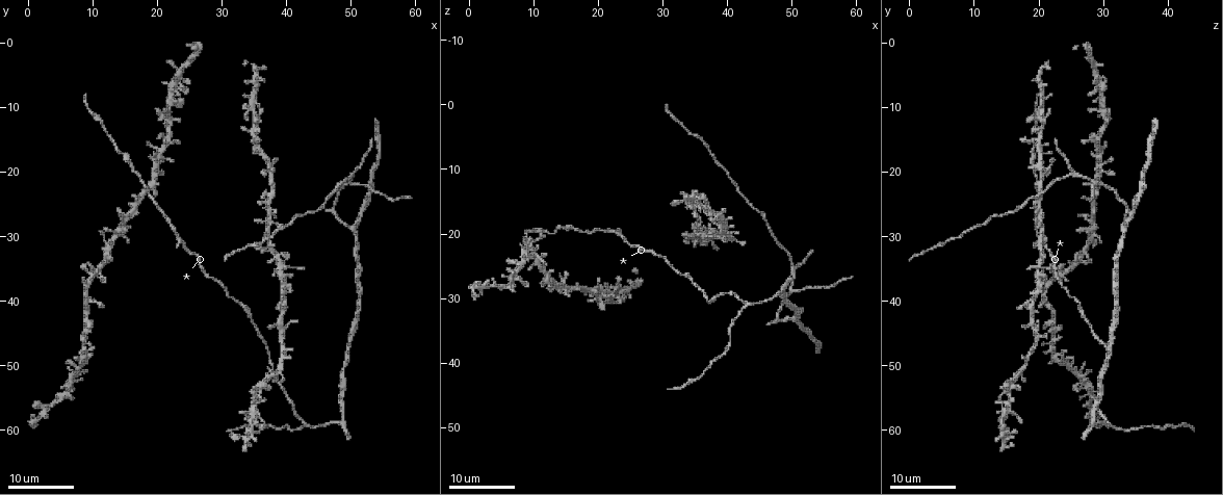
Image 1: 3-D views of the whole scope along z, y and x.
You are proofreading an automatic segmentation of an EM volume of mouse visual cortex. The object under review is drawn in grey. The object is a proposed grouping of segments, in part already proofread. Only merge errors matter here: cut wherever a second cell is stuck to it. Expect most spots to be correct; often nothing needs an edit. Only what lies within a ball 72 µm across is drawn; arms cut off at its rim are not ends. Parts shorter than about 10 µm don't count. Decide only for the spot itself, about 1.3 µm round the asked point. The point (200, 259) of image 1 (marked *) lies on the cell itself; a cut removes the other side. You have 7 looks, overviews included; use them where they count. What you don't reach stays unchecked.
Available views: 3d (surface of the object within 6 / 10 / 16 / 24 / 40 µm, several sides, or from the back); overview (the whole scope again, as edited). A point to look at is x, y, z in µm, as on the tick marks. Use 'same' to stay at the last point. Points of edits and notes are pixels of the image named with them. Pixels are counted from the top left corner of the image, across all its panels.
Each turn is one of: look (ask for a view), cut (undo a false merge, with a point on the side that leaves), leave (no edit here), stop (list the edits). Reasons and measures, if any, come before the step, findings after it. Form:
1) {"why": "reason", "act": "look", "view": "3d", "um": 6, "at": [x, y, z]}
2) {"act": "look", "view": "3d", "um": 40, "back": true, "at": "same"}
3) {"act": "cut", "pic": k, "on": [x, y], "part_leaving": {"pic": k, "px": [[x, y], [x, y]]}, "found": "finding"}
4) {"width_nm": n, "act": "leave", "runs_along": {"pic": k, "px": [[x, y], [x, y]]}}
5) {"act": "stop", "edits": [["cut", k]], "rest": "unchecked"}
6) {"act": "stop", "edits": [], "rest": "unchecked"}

{"why": "arms part here", "act": "look", "view": "3d", "um": 16, "at": [50.0, 28.5, 33.0]}

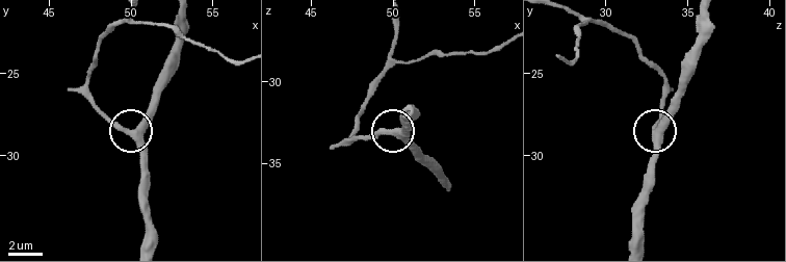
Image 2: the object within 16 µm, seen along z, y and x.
{"act": "look", "view": "3d", "um": 6, "at": [50.2, 28.6, 33.2]}

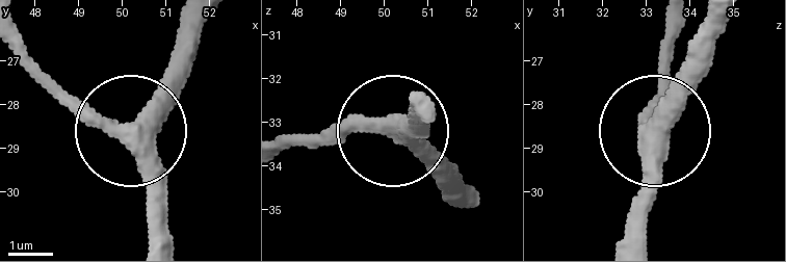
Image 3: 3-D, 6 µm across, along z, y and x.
{"act": "look", "view": "3d", "um": 6, "back": true, "at": [50.30, 28.55, 33.20]}

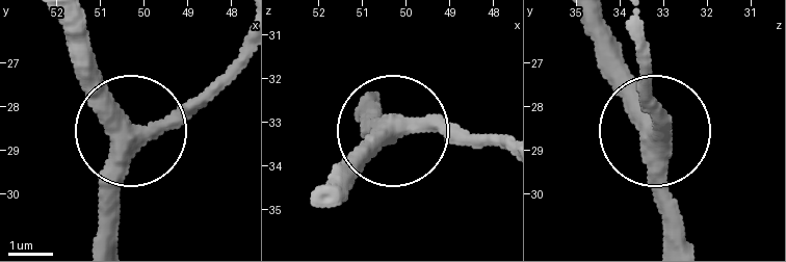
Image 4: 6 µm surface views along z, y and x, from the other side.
{"side_arm_um": 20, "act": "leave", "runs_along": {"pic": 4, "px": [[110, 236], [132, 125], [73, 61]]}, "found": "all the same cell"}

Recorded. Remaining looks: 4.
{"why": "sudden change in width", "act": "look", "view": "3d", "um": 24, "at": [50.5, 20.0, 25.0]}

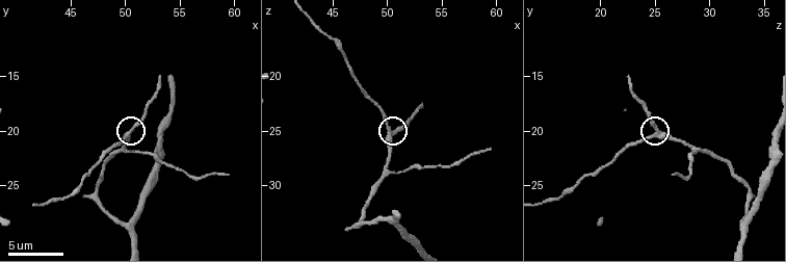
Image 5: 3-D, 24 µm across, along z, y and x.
{"act": "look", "view": "3d", "um": 10, "at": [50.0, 20.4, 25.0]}

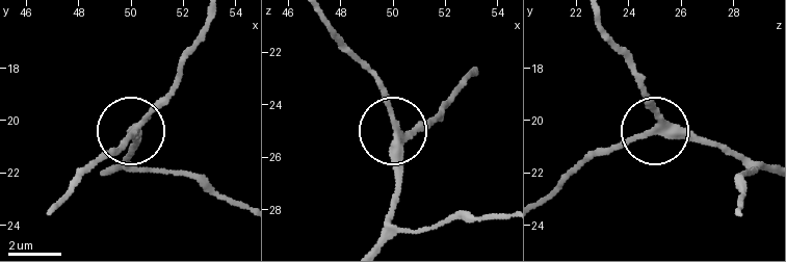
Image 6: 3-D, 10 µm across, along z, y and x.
{"act": "leave", "runs_along": {"pic": 6, "px": [[764, 168], [690, 139], [650, 133], [599, 153]]}, "found": "one cell here"}

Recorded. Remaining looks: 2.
{"act": "stop", "edits": [], "rest": "unchecked"}

